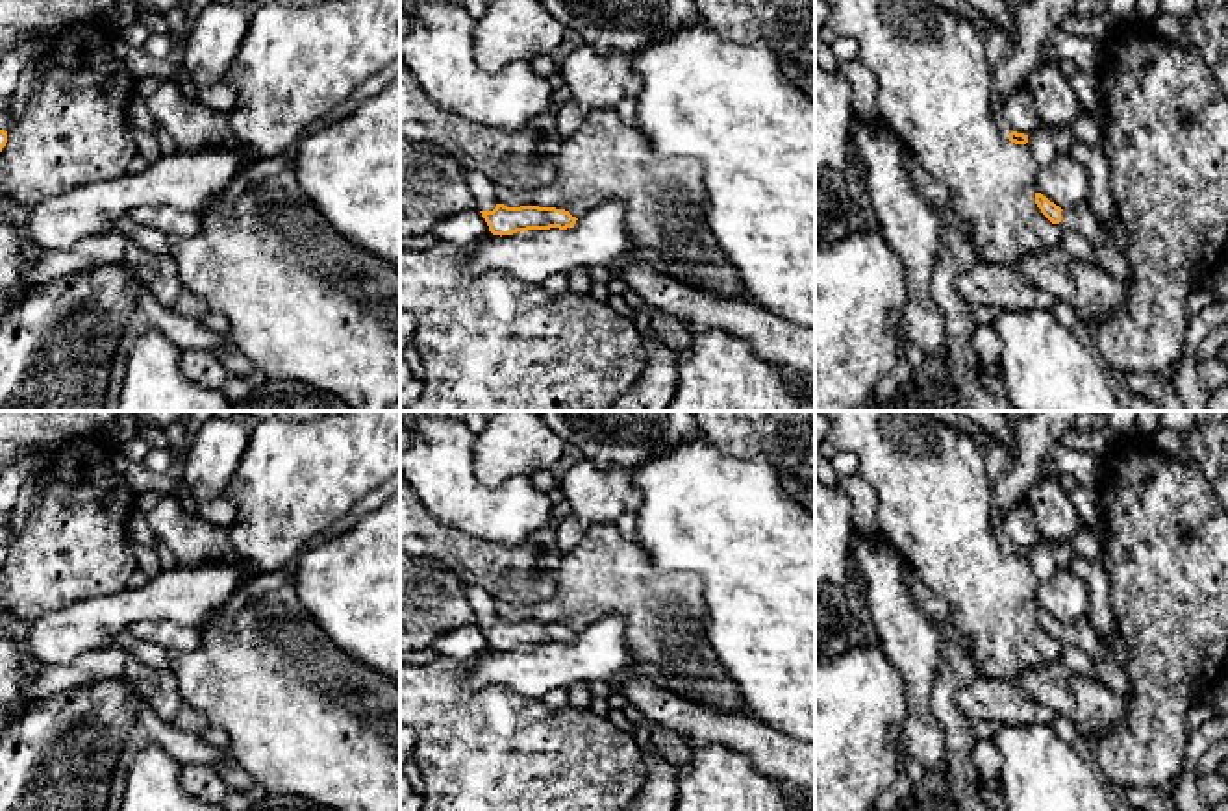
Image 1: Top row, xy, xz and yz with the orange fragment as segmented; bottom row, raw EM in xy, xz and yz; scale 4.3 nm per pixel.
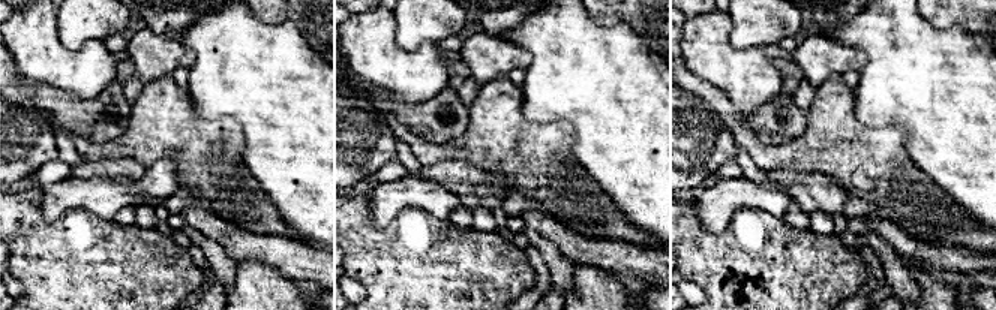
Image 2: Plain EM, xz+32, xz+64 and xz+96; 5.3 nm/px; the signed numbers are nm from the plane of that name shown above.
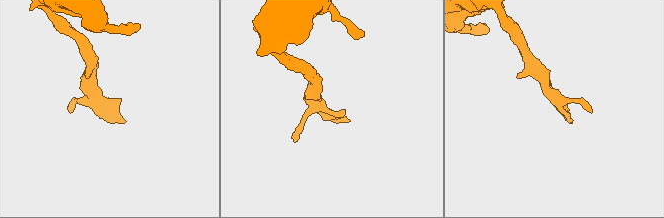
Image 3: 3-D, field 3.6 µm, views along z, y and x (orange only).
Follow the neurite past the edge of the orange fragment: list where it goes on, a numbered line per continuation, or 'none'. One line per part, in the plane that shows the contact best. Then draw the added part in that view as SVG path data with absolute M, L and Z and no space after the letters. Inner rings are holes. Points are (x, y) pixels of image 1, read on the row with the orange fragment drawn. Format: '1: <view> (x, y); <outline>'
1: yz (1078, 219); M1087 202L1063 209L1059 226L1067 231L1082 235L1093 246L1104 241L1104 228L1093 215Z

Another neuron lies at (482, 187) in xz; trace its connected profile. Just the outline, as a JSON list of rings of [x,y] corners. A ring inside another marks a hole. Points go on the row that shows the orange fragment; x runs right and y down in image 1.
[[[467,170],[467,183],[476,198],[478,211],[493,211],[496,207],[495,183],[478,170]]]

